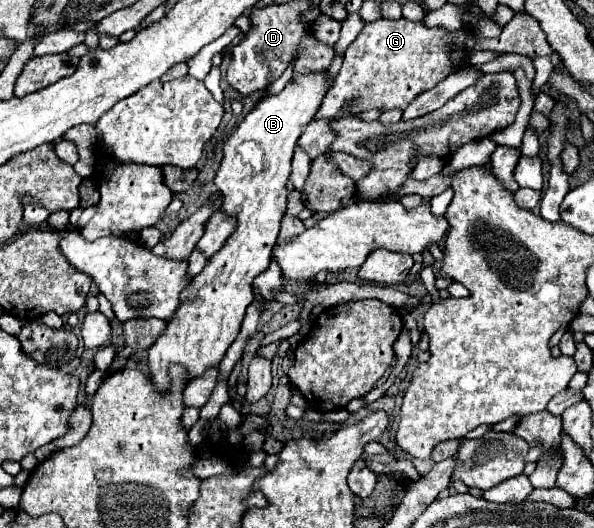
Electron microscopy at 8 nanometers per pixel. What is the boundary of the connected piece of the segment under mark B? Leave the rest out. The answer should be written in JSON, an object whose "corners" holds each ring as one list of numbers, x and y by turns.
{"corners":[[326,71,300,75,298,81,288,83,282,93,264,97,224,143,224,157,214,183,222,195,220,211,236,219,236,229,222,249,206,263,202,273,192,279,192,285,184,289,176,317,166,321,164,333,148,351,152,383,158,389,170,387,168,365,184,365,190,379,198,377,208,367,218,365,236,339,244,311,254,301,252,281,268,269,272,261,272,247,276,245,280,221,286,213,286,183,290,177,292,153,296,141,328,93,326,77]]}

